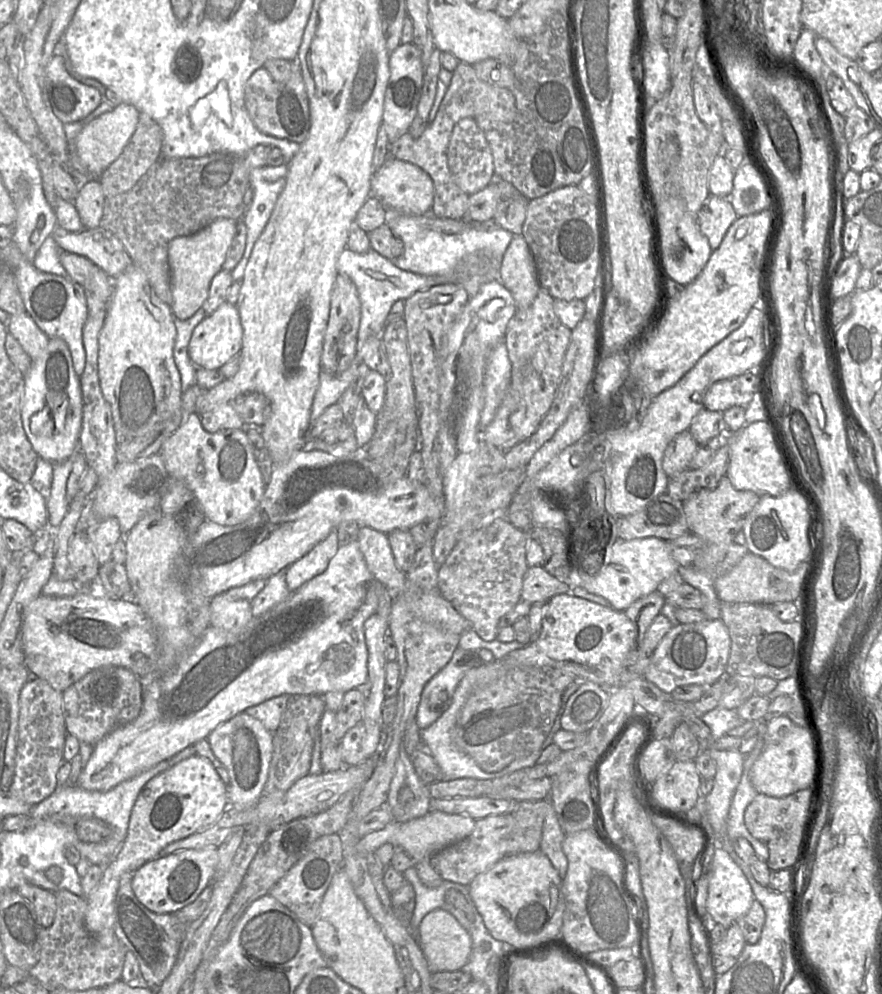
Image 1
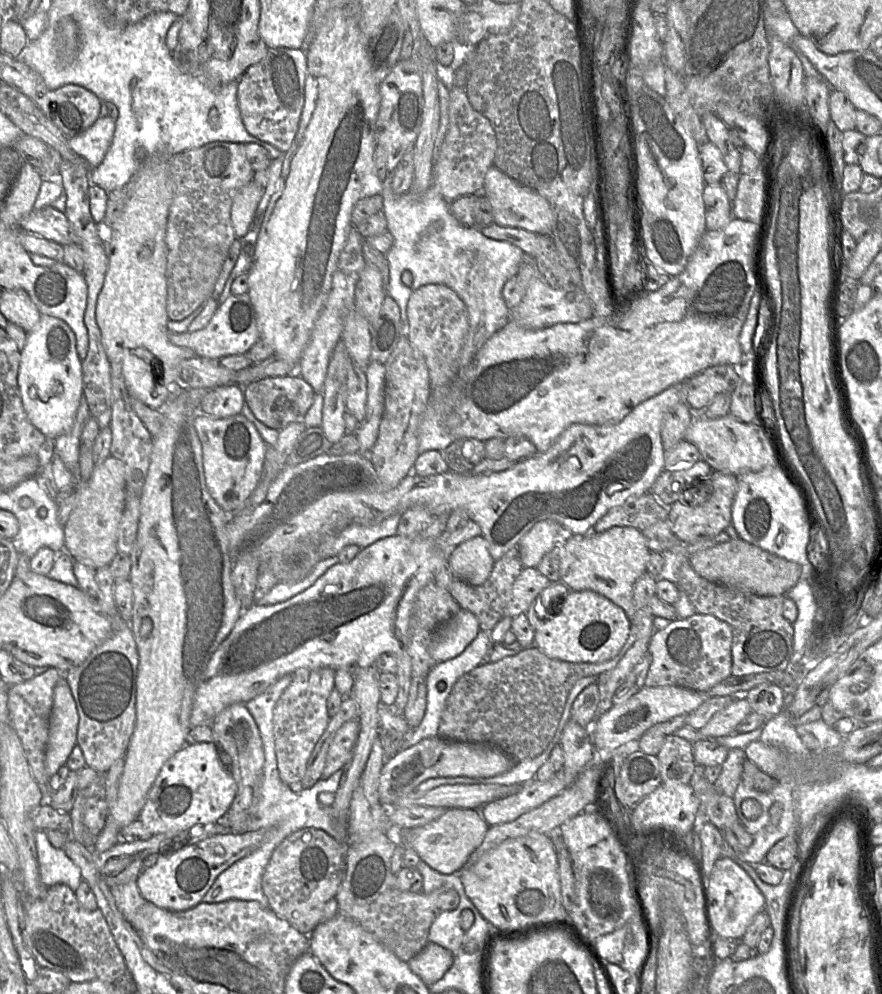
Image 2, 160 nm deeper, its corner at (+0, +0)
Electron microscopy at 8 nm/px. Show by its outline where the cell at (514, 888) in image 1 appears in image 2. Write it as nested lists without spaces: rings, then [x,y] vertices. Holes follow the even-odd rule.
[[[532,831],[525,836],[506,839],[475,863],[464,865],[459,870],[459,877],[467,897],[493,928],[517,928],[533,921],[548,921],[565,916],[556,851],[547,834]]]

